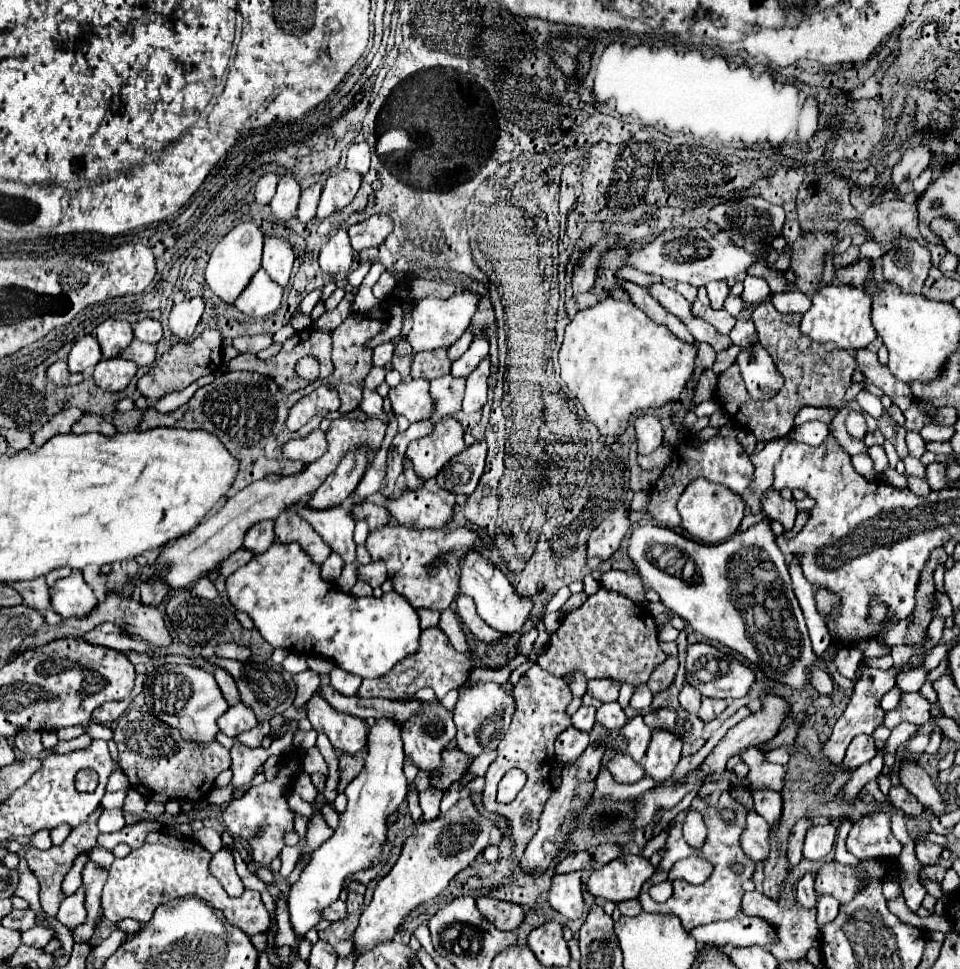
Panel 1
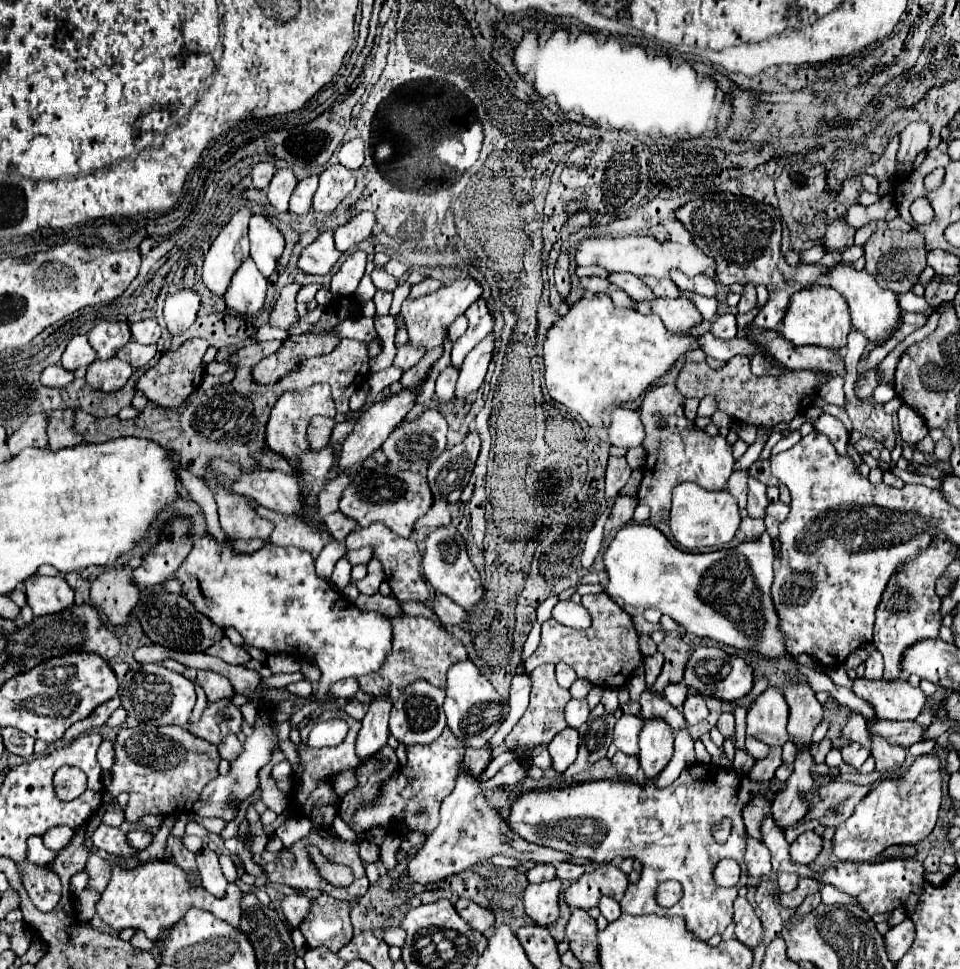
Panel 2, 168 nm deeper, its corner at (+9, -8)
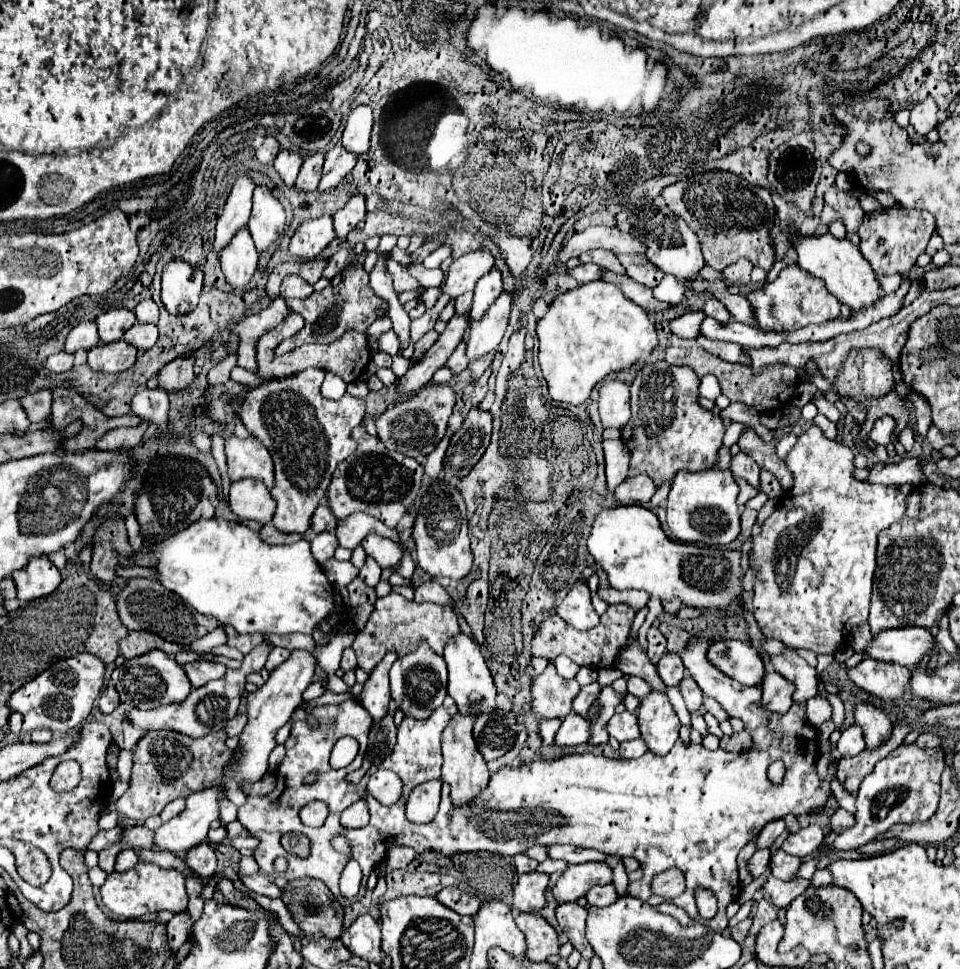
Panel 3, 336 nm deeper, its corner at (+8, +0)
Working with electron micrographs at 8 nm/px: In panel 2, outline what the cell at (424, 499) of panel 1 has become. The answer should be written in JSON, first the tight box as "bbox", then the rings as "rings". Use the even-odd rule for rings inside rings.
{"bbox":[339,465,433,537],"rings":[[[393,465],[355,473],[351,485],[345,489],[339,501],[339,511],[355,519],[361,527],[369,527],[371,523],[383,523],[401,537],[411,537],[415,523],[431,507],[433,507],[433,495],[427,487],[427,479],[419,473],[405,473]]]}

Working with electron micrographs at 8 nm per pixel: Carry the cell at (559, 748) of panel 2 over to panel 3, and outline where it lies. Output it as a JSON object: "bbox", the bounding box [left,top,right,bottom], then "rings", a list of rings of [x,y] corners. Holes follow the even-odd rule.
{"bbox":[556,713,590,747],"rings":[[[570,713],[556,733],[558,747],[576,747],[588,743],[588,739],[590,739],[590,721],[576,713]]]}

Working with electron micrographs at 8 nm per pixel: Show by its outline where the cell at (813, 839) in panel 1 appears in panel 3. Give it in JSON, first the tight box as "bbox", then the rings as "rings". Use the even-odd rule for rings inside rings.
{"bbox":[782,825,824,857],"rings":[[[810,825],[806,829],[800,829],[798,833],[792,833],[786,837],[786,841],[782,843],[782,849],[788,855],[796,855],[796,857],[808,857],[812,855],[820,843],[822,843],[824,835],[822,829],[818,825]]]}

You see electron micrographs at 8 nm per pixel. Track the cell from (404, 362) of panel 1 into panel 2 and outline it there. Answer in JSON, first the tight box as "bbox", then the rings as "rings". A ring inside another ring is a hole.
{"bbox":[393,345,423,371],"rings":[[[403,345],[397,349],[397,355],[395,355],[395,361],[393,361],[393,367],[401,369],[401,371],[407,371],[411,369],[419,359],[423,357],[421,349],[413,349],[413,345]]]}

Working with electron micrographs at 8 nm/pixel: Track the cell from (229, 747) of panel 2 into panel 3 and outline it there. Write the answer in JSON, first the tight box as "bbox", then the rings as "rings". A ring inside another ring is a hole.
{"bbox":[226,713,248,737],"rings":[[[238,713],[234,719],[230,719],[228,725],[226,725],[226,733],[228,733],[228,737],[238,737],[238,735],[242,733],[242,729],[246,727],[246,721],[248,721],[246,713]]]}

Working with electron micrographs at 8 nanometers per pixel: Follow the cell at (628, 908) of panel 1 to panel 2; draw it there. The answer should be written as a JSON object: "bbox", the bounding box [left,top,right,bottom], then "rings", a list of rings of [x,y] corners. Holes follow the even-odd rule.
{"bbox":[599,897,621,921],"rings":[[[603,897],[603,899],[599,901],[599,909],[601,909],[601,915],[603,915],[607,921],[615,921],[615,919],[619,919],[619,915],[621,915],[619,903],[613,901],[613,899],[609,899],[609,897]]]}

